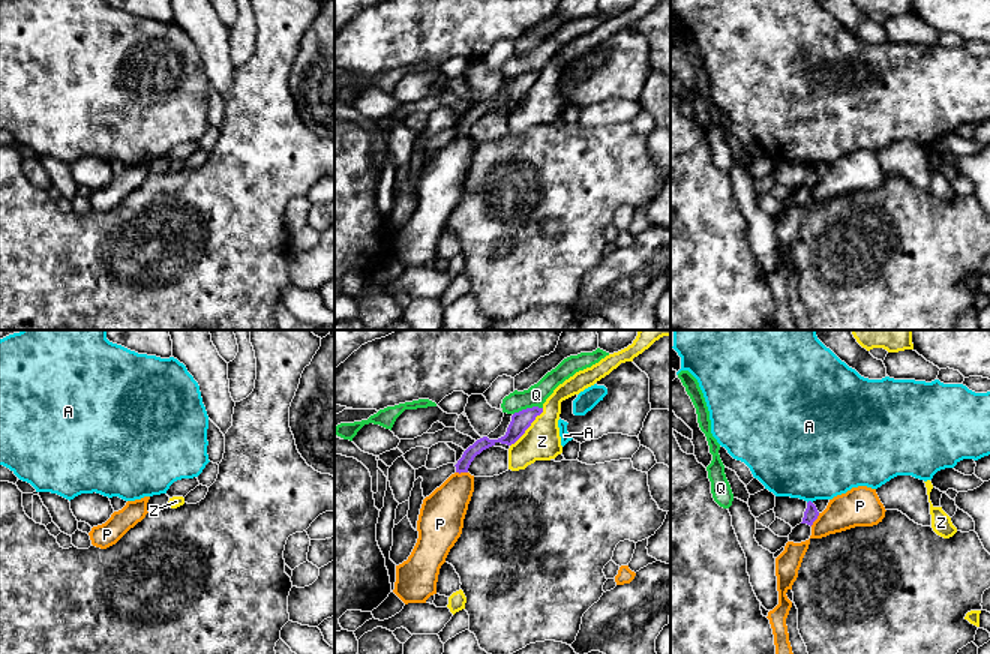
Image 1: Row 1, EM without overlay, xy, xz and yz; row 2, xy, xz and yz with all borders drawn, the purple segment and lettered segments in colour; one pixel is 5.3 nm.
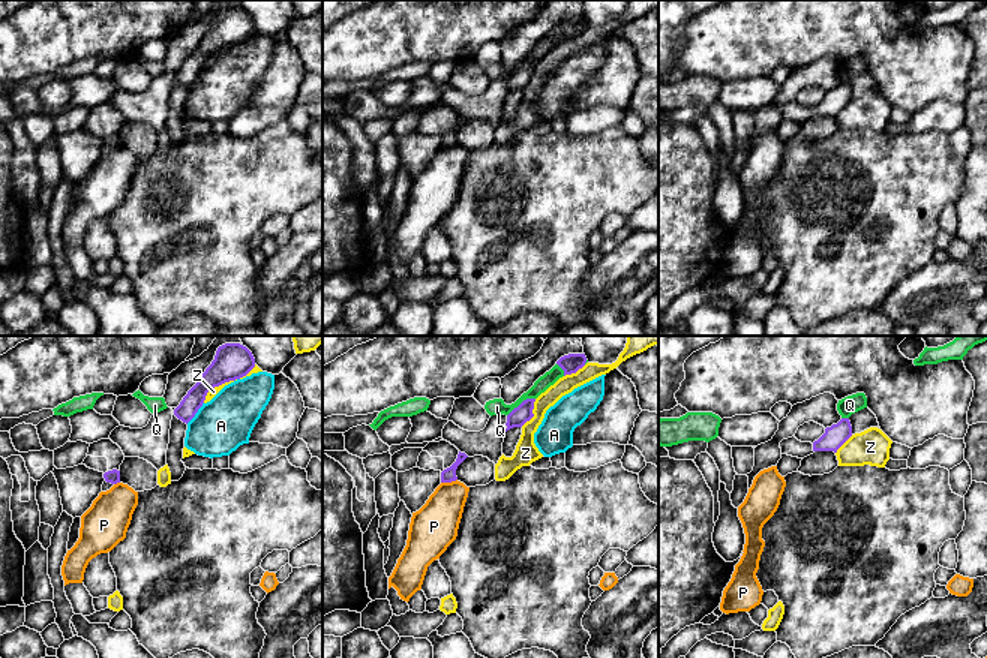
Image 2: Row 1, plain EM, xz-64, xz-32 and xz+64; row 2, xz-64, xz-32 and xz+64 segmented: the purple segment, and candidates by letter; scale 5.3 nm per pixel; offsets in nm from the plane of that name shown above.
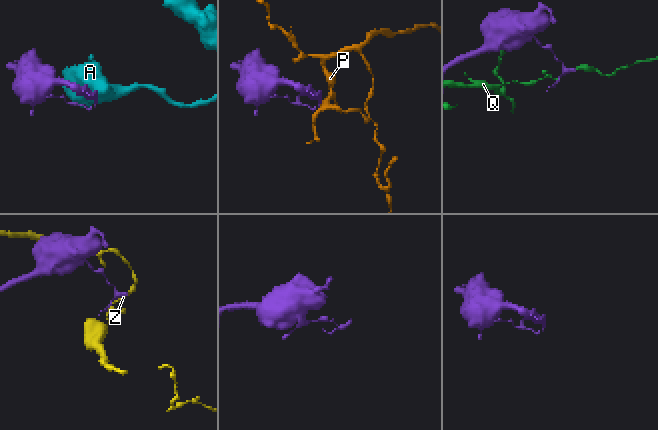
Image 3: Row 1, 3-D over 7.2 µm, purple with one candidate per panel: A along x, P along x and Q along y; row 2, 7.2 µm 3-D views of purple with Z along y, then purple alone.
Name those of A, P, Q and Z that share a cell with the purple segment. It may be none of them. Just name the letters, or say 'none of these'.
none of these

